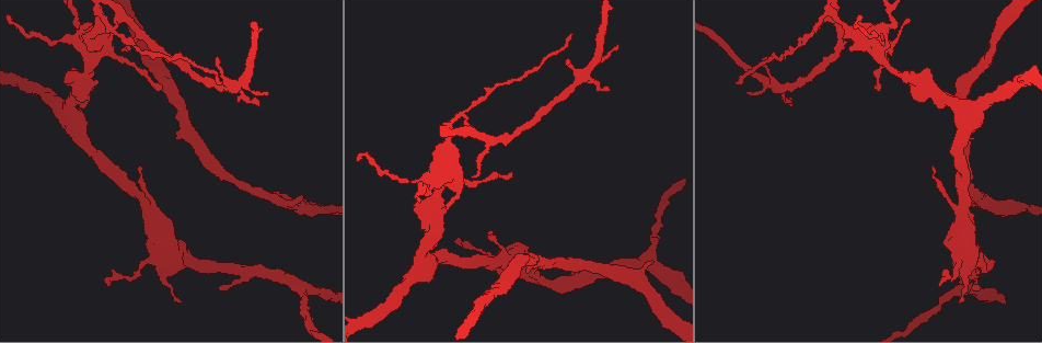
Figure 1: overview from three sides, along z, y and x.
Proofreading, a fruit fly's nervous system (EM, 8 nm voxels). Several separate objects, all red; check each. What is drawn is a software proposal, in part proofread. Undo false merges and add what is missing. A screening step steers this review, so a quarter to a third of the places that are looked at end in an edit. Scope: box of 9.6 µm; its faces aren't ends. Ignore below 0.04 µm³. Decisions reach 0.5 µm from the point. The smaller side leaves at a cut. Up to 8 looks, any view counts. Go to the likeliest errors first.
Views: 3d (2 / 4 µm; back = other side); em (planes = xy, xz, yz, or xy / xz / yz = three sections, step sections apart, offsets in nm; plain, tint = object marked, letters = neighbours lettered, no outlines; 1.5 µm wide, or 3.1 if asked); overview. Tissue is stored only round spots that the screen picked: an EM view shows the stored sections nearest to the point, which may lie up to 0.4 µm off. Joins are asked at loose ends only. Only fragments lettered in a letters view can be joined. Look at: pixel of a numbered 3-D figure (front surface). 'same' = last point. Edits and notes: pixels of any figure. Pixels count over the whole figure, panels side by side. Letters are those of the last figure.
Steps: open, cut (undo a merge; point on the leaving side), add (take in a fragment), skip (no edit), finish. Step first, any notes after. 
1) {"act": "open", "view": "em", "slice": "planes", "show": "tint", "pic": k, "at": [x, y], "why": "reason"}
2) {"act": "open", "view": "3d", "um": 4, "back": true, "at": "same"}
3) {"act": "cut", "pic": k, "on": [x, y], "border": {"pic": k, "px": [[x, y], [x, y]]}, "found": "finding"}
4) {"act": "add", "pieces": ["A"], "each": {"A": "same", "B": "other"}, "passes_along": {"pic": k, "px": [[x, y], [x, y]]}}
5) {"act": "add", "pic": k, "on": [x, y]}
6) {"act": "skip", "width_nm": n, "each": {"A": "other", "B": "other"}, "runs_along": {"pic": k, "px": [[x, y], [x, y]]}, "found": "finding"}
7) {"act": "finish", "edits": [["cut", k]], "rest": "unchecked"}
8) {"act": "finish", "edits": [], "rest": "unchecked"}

{"act": "open", "view": "em", "slice": "planes", "show": "letters", "pic": 1, "at": [300, 195]}

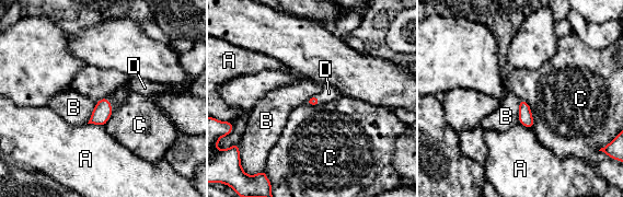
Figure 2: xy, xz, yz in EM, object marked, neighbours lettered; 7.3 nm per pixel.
{"act": "add", "pieces": ["D"], "each": {"A": "other", "B": "other", "C": "other", "D": "same"}, "found": "the cell continues"}

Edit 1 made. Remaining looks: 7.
{"act": "open", "view": "em", "slice": "planes", "show": "letters", "pic": 1, "at": [511, 173], "why": "branch stops here"}

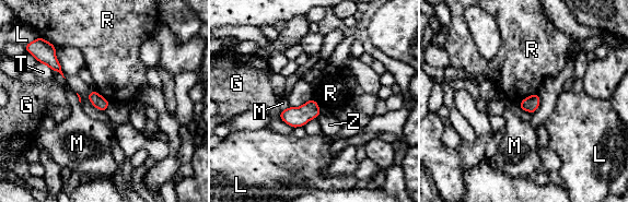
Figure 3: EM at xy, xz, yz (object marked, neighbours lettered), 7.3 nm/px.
{"act": "skip", "width_nm": 100, "each": {"G": "other", "L": "other", "M": "other", "R": "other", "T": "other", "Z": "other"}, "border": {"pic": 3, "px": [[537, 92], [526, 96], [518, 105]]}, "found": "none of them fits"}

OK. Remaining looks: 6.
{"act": "finish", "edits": [["add", 2]], "rest": "unchecked"}

